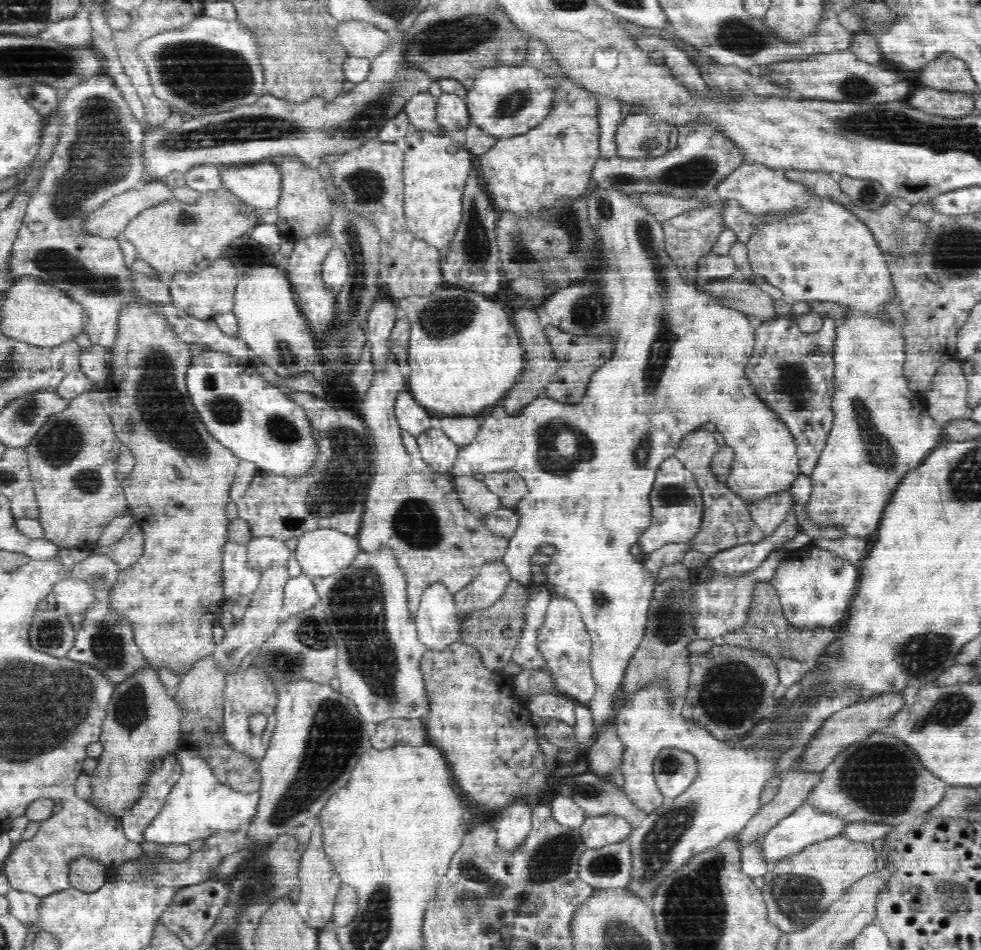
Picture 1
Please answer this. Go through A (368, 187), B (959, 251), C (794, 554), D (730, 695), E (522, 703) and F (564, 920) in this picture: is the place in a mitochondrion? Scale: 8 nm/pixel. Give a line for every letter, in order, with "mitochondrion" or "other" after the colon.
A: mitochondrion
B: mitochondrion
C: other
D: mitochondrion
E: other
F: other

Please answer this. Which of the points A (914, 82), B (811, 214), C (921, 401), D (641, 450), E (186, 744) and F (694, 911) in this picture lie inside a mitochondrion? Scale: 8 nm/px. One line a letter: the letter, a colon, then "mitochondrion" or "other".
A: other
B: other
C: other
D: mitochondrion
E: other
F: mitochondrion

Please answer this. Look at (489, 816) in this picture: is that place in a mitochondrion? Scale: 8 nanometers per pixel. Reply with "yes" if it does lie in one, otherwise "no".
no

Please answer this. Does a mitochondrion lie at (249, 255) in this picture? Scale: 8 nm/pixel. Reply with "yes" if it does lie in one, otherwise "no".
no

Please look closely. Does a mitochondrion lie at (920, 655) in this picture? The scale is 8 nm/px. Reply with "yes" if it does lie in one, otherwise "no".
yes

